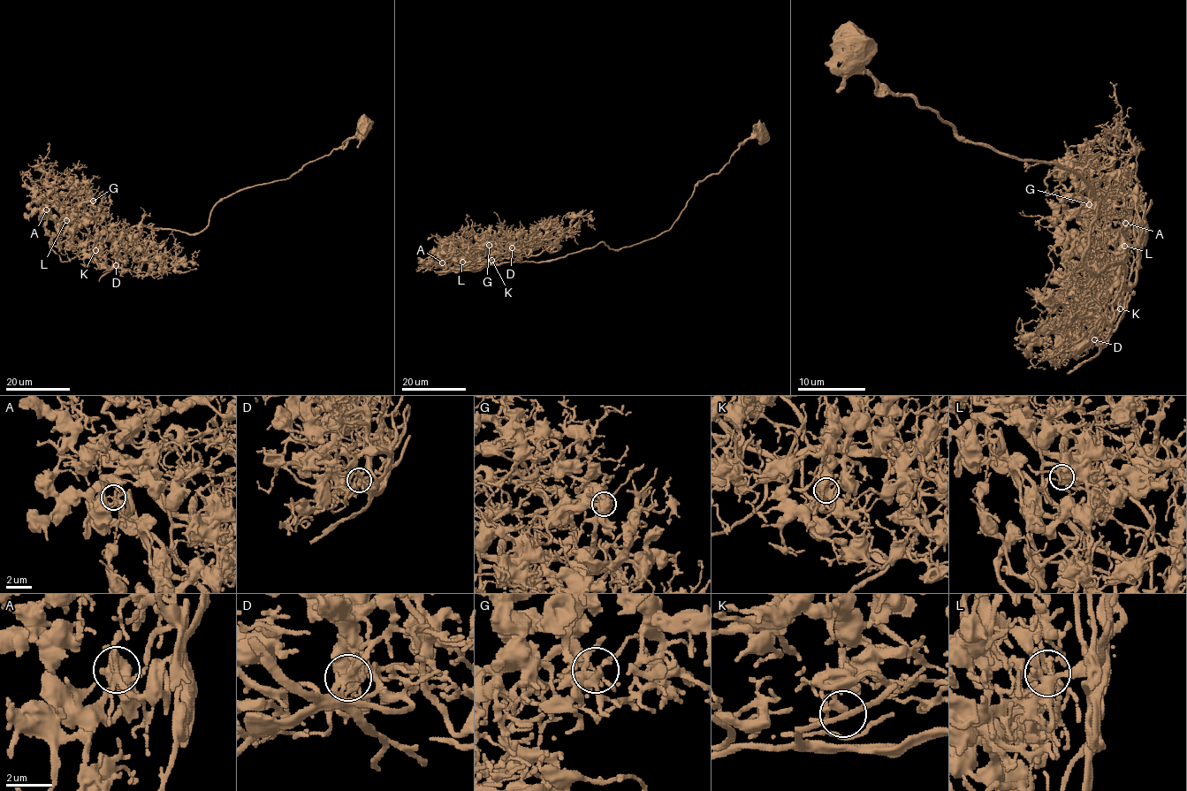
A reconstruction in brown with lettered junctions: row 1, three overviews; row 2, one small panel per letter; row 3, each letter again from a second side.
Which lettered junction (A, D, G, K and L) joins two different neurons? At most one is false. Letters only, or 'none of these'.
none of these

